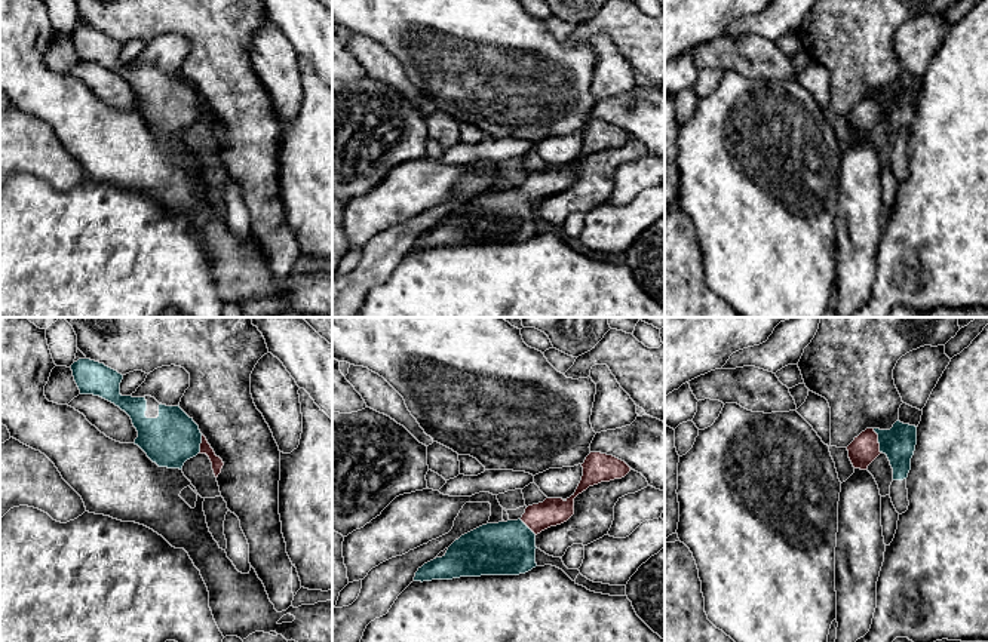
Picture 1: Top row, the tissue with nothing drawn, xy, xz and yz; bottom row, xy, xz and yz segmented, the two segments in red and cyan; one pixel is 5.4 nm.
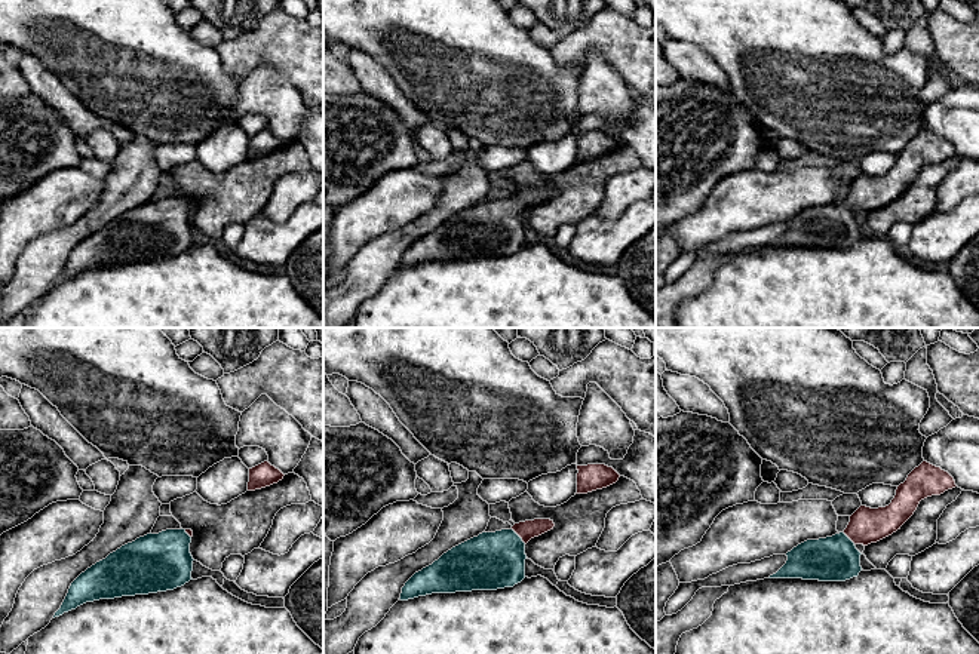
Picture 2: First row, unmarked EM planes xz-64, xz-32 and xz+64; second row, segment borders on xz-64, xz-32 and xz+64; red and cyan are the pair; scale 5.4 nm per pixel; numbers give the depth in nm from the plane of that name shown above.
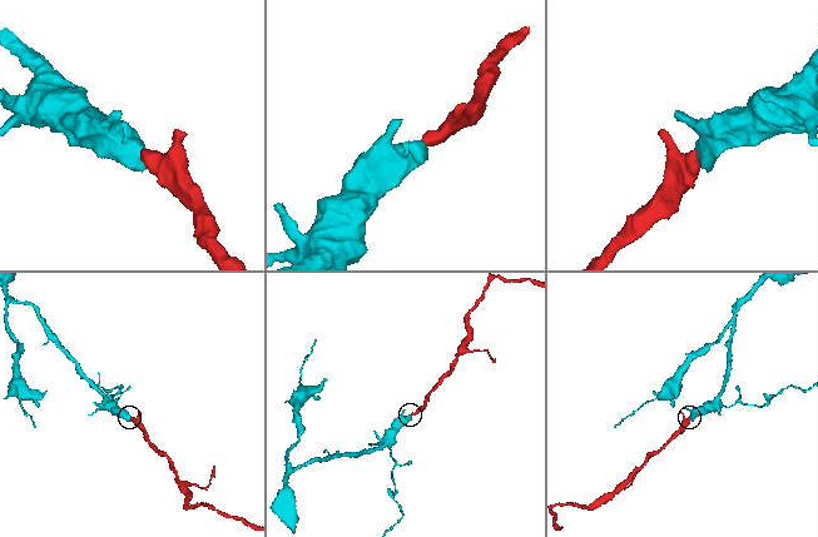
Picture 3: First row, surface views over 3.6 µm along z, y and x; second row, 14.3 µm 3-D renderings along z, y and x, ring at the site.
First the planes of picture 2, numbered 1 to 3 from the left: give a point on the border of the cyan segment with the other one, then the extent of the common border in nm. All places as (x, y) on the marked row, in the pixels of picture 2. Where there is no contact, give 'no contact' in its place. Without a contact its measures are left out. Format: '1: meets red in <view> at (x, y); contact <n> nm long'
1: meets red in xz-64 at (187, 533); contact 60 nm long
2: meets red in xz-32 at (518, 534); contact 120 nm long
3: meets red in xz+64 at (849, 537); contact 90 nm long

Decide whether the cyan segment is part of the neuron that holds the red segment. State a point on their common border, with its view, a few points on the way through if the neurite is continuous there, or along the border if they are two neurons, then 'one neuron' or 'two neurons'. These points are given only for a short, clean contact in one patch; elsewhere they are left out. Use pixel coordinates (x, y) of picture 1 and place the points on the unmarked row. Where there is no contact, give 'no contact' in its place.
meets red in yz at (877, 108); runs through yz (864, 117), (877, 108), (898, 111); one neuron

